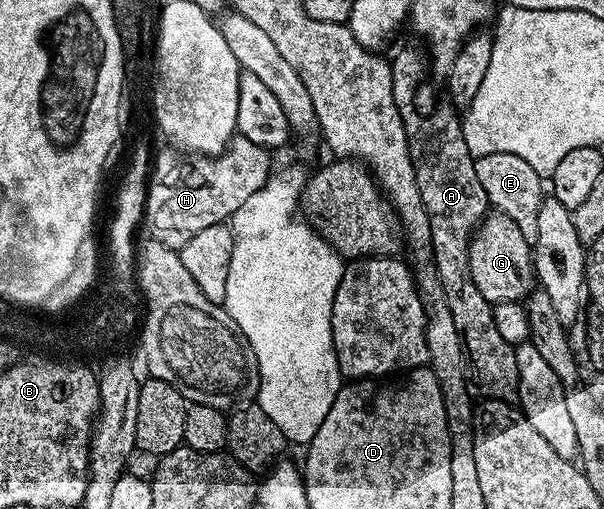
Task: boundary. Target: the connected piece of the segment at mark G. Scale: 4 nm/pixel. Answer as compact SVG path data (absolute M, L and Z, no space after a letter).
M497 210L485 215L472 234L468 246L468 268L474 285L478 285L478 293L482 293L482 297L493 305L506 301L521 302L536 283L533 244L522 237L518 225L514 225L510 217Z

